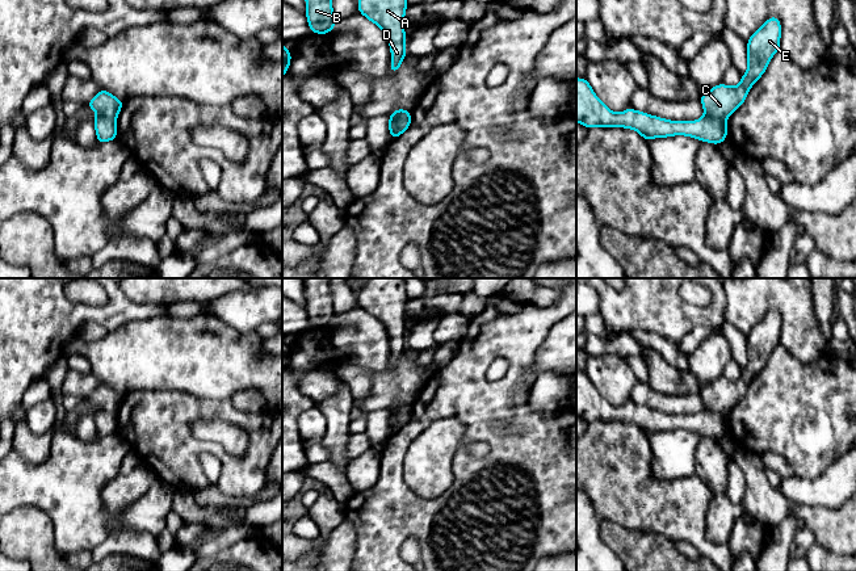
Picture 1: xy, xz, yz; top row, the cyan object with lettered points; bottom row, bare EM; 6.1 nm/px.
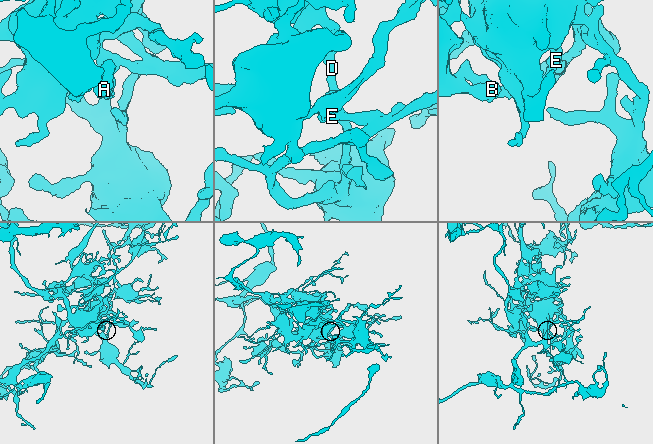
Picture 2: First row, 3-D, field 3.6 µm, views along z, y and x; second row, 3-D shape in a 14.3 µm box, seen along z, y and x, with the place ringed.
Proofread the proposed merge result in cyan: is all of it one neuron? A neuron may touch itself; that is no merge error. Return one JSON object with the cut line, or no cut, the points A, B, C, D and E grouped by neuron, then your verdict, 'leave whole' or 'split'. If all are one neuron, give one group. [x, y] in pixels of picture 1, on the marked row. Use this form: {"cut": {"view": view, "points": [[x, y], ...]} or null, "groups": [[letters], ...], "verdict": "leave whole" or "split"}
{"cut": {"view": "yz", "points": [[705, 114], [725, 121]]}, "groups": [["A", "B", "D"], ["C", "E"]], "verdict": "split"}

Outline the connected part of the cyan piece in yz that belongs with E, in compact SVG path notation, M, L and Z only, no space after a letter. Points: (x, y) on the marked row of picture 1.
M769 17L747 41L747 71L735 87L723 83L702 92L706 117L726 121L747 98L751 87L763 76L772 56L780 50L781 22Z

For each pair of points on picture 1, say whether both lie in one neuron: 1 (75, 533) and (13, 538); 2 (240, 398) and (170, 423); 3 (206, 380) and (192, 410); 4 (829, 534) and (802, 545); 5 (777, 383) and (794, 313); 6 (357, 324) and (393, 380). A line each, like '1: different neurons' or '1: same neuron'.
1: different neurons
2: different neurons
3: different neurons
4: different neurons
5: different neurons
6: same neuron

